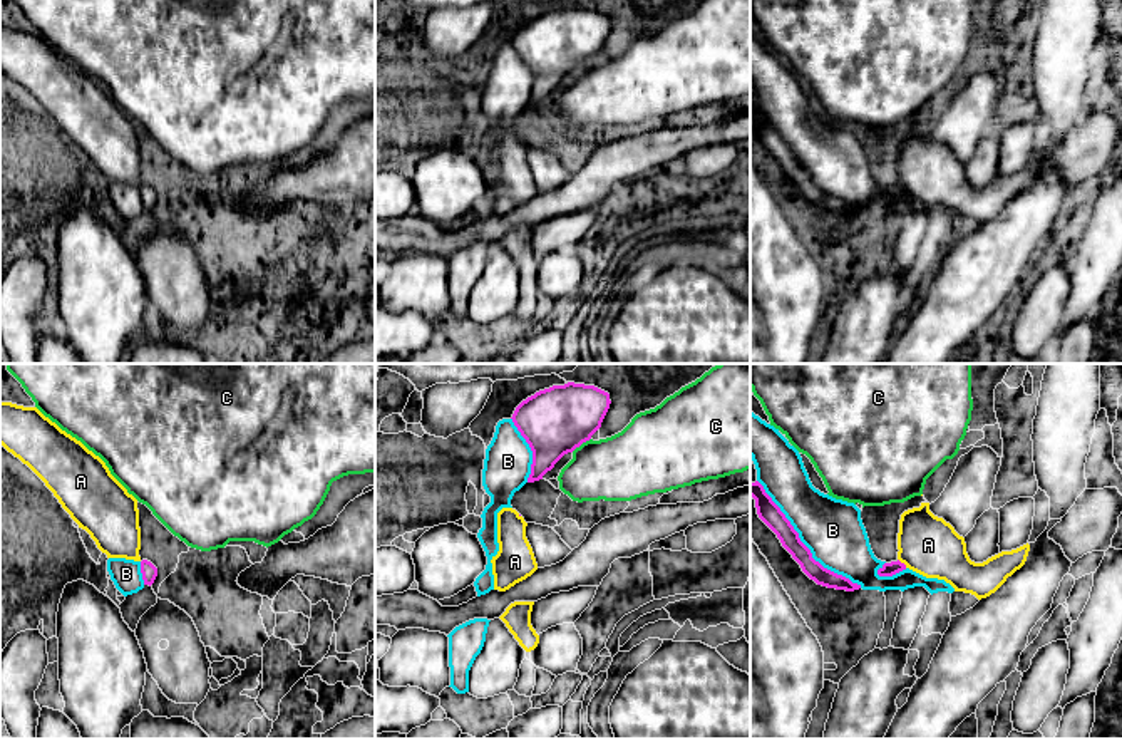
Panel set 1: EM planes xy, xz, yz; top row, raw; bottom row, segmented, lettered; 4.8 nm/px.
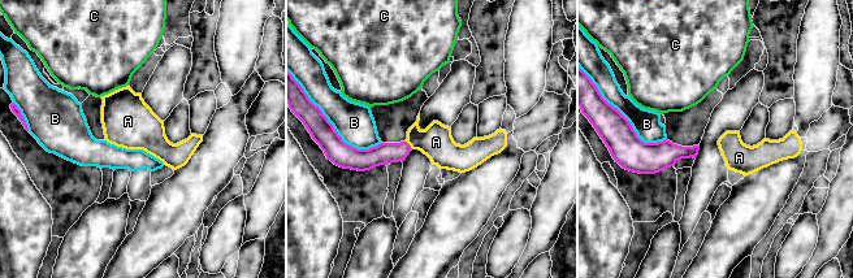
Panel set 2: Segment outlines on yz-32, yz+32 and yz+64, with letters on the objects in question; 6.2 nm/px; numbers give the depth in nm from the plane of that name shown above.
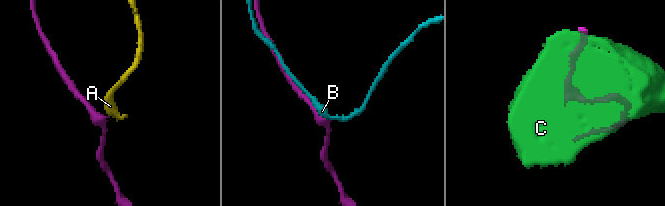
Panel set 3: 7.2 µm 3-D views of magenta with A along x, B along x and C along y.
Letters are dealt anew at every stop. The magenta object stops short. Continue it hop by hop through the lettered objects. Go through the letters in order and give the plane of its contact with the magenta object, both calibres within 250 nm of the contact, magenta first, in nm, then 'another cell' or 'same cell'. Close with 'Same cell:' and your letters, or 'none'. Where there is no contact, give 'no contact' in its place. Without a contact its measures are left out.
A: yz | 70/280 nm | another cell
B: yz | 100/300 nm | another cell
C: xz | 320/320 nm | another cell
Same cell: none

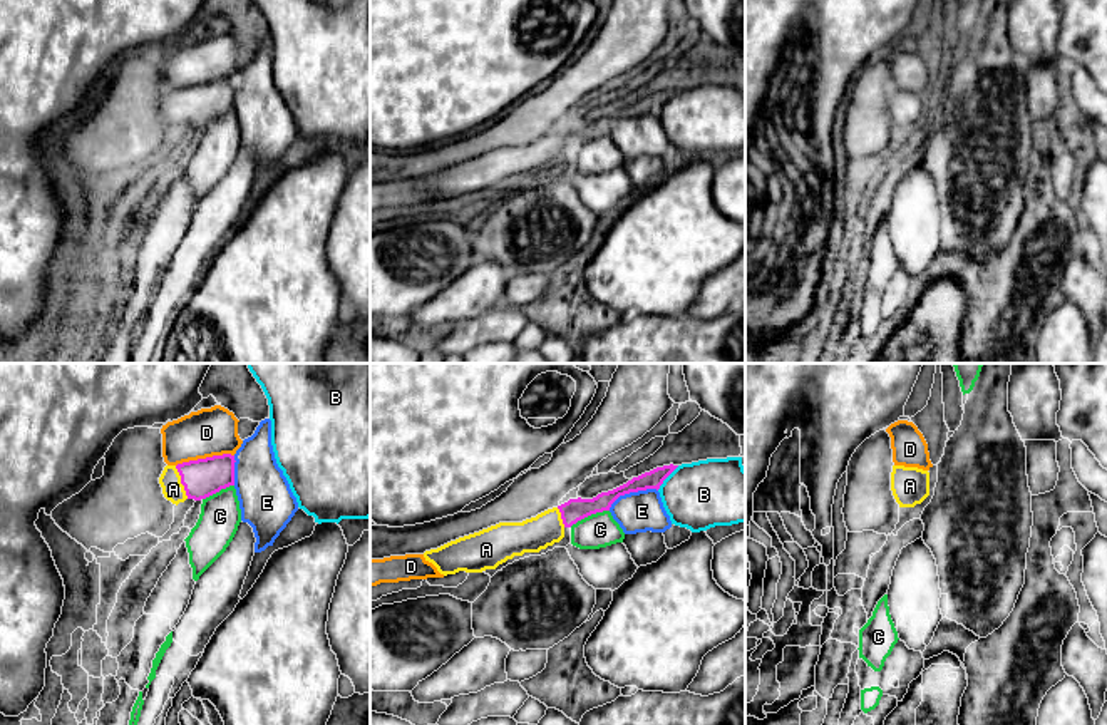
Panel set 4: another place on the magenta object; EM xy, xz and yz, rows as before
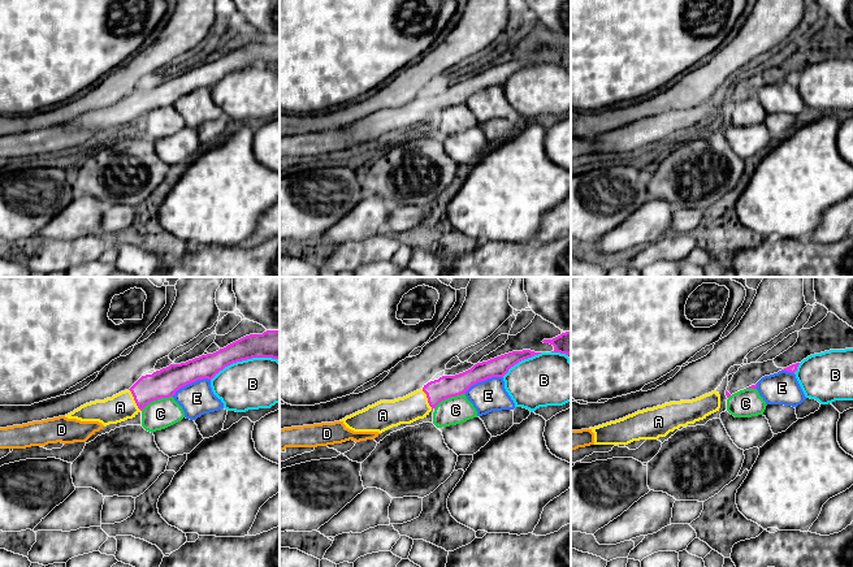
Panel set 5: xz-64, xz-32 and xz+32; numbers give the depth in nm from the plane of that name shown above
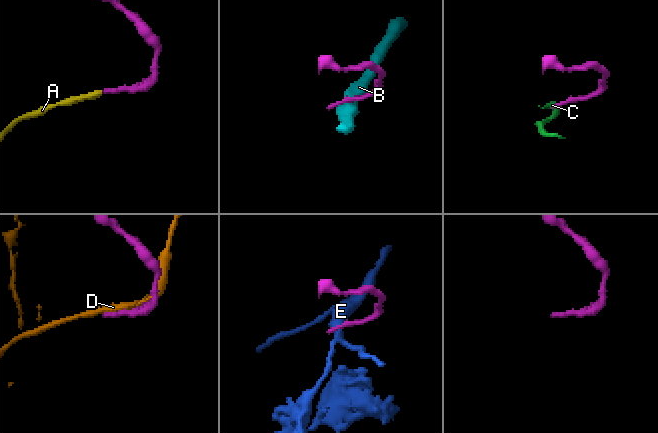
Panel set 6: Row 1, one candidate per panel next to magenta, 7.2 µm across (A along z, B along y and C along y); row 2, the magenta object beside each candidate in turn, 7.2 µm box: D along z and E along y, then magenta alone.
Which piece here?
A: xy | 190/100 nm | same cell
B: xz | 90/320 nm | another cell
C: xz | 110/170 nm | another cell
D: xy | 190/220 nm | another cell
E: xz | 90/200 nm | another cell
Same cell: A

